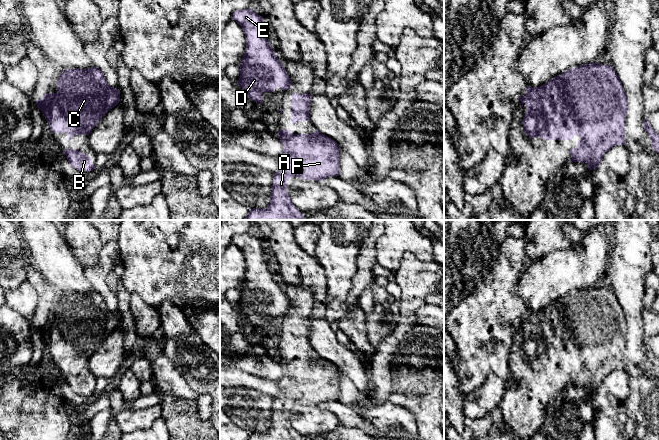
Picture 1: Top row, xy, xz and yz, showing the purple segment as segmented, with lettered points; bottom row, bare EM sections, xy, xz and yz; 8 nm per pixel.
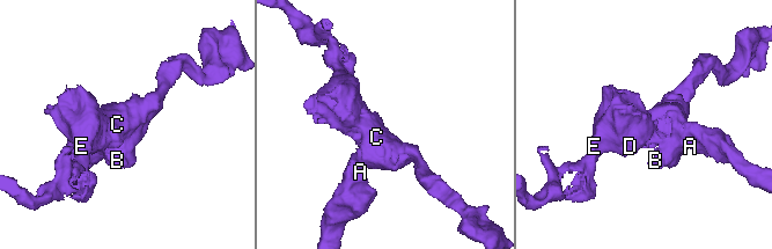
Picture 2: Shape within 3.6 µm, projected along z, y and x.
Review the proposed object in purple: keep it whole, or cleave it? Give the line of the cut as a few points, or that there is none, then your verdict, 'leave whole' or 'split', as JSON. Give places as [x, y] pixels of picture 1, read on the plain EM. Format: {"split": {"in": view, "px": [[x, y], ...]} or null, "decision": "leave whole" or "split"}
{"split": null, "decision": "leave whole"}

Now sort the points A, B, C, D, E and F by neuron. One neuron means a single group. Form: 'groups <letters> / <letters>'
groups A B C D E F

